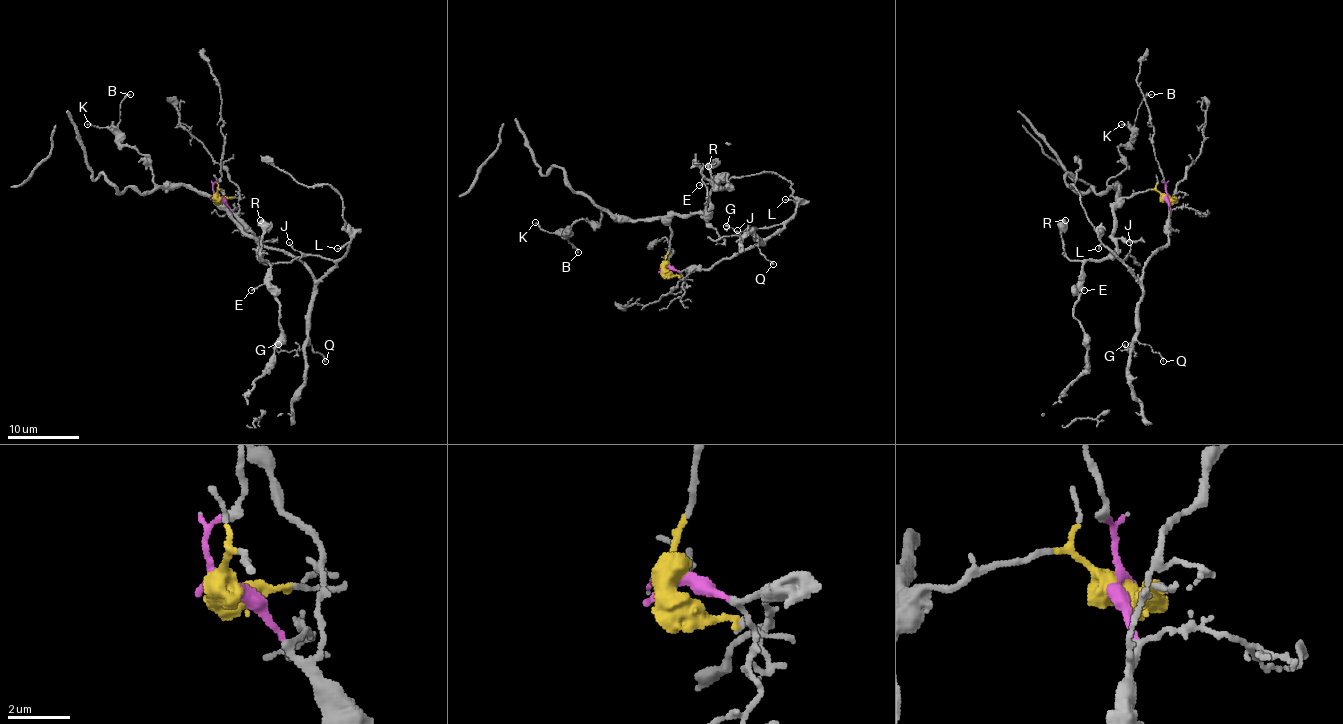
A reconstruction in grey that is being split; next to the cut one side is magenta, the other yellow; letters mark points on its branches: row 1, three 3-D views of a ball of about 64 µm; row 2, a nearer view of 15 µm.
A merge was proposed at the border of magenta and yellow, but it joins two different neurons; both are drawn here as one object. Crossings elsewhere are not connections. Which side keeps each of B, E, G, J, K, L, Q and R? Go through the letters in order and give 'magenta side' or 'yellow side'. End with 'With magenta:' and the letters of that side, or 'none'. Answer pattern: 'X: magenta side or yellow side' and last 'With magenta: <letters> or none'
B: yellow side
E: yellow side
G: magenta side
J: magenta side
K: yellow side
L: magenta side
Q: magenta side
R: yellow side
With magenta: G, J, L, Q

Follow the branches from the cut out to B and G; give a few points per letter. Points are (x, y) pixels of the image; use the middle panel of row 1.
B: (665, 268), (669, 225), (660, 218), (617, 220), (604, 207), (596, 227), (580, 220), (565, 232), (578, 252)
G: (665, 268), (679, 272), (708, 270), (761, 243), (749, 232), (738, 232), (726, 225)

